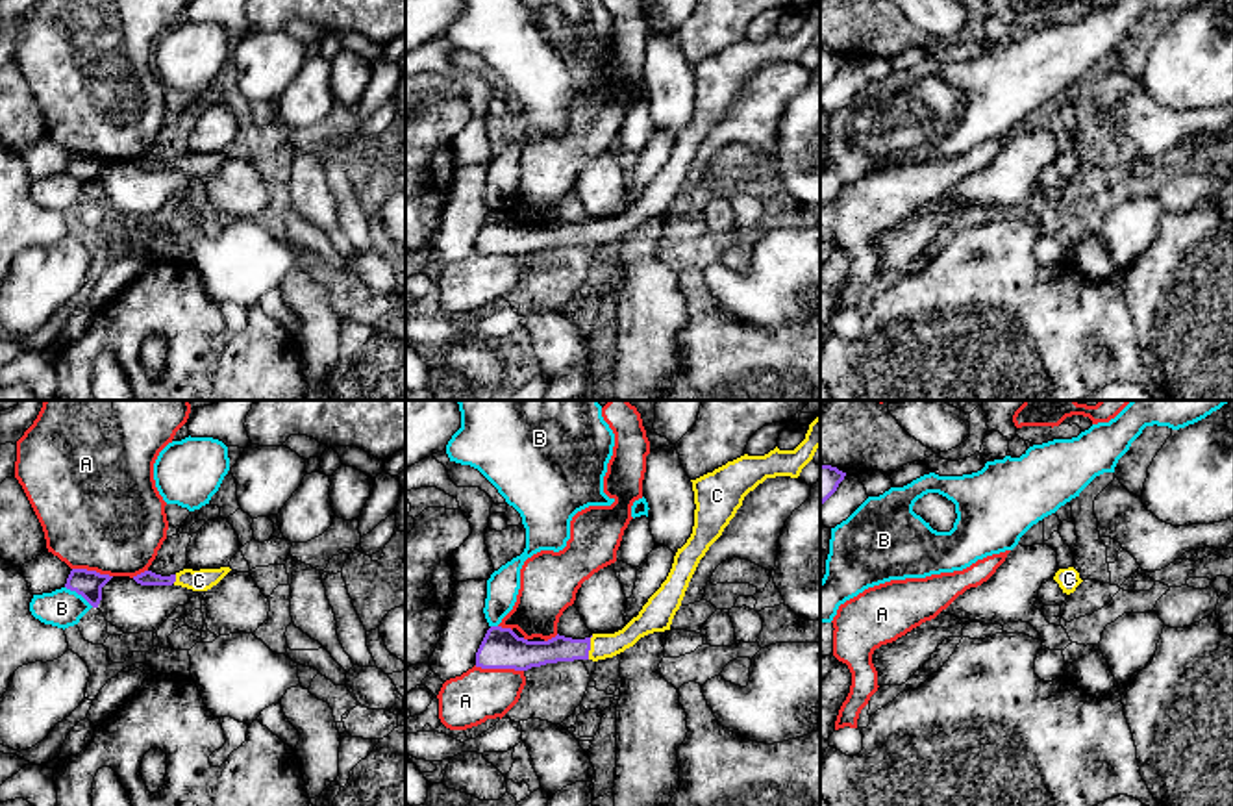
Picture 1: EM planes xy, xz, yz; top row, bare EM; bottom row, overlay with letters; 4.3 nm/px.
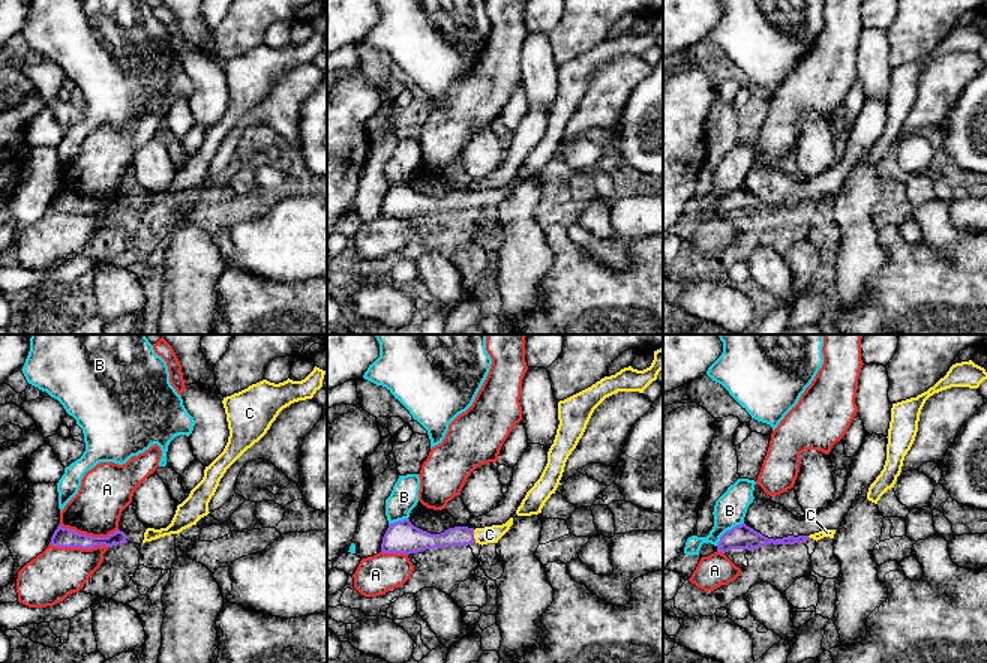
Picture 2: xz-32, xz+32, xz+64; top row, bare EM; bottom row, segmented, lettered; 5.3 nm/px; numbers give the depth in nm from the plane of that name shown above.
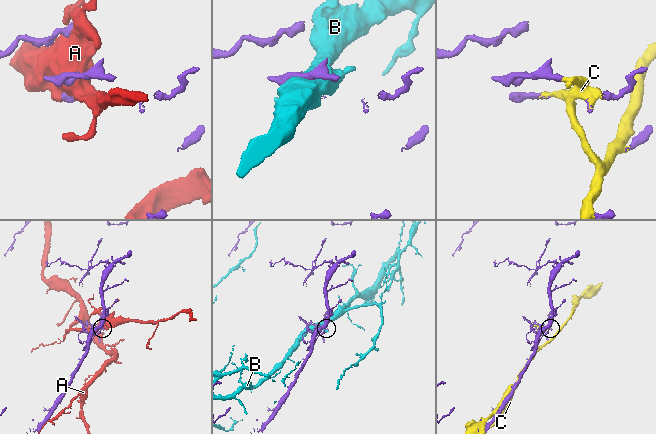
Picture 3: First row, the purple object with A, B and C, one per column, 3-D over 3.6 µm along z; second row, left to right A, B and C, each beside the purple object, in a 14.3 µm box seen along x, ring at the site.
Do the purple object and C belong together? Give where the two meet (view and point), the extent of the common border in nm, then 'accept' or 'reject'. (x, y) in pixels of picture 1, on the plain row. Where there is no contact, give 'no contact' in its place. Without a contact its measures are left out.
meets purple in xz at (589, 232); contact 110 nm long; accept

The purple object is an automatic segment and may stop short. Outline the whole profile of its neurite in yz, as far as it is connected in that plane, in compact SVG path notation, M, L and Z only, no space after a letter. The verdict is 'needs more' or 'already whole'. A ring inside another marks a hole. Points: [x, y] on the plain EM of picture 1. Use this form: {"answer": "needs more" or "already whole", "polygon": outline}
{"answer": "already whole", "polygon": "M820 50L820 91L837 76L846 57L831 50Z"}

